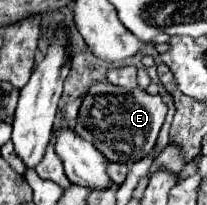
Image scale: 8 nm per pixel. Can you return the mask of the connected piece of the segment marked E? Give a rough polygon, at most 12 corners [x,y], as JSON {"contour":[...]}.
{"contour":[[97,82],[75,132],[109,162],[149,156],[161,96]]}

